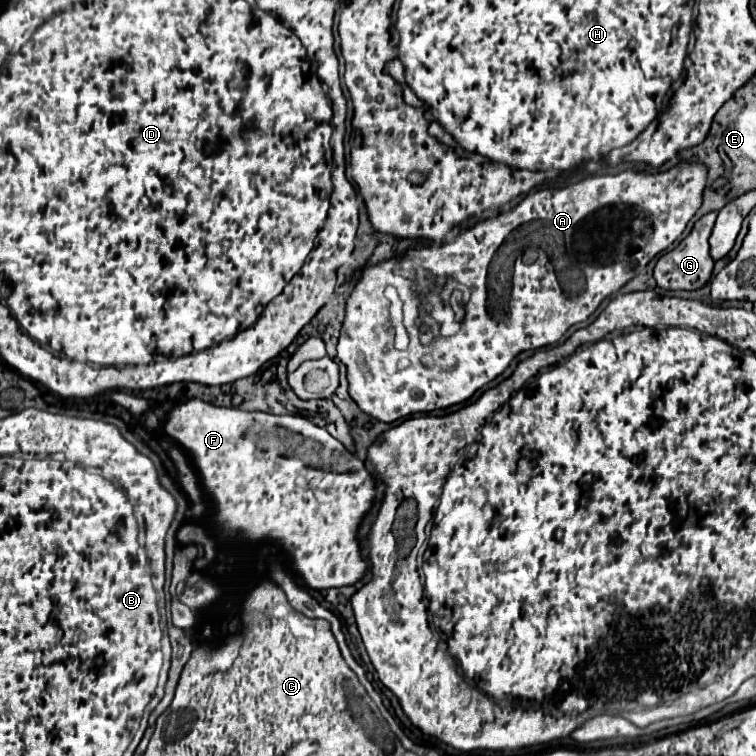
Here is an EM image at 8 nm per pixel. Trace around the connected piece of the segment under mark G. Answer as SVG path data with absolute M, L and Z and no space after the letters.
M718 212L704 214L694 224L692 232L682 242L678 242L678 246L674 250L670 250L668 254L662 254L658 258L658 262L654 266L654 278L656 278L656 282L658 282L660 288L664 288L664 290L696 290L696 288L700 288L710 278L714 260L710 256L708 238L710 238L710 232L712 232L716 216L718 216Z

